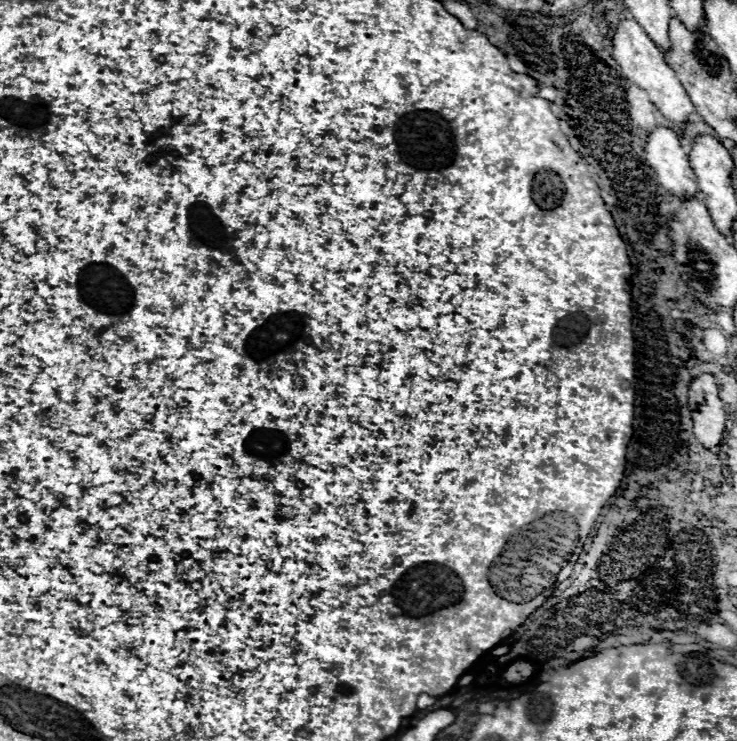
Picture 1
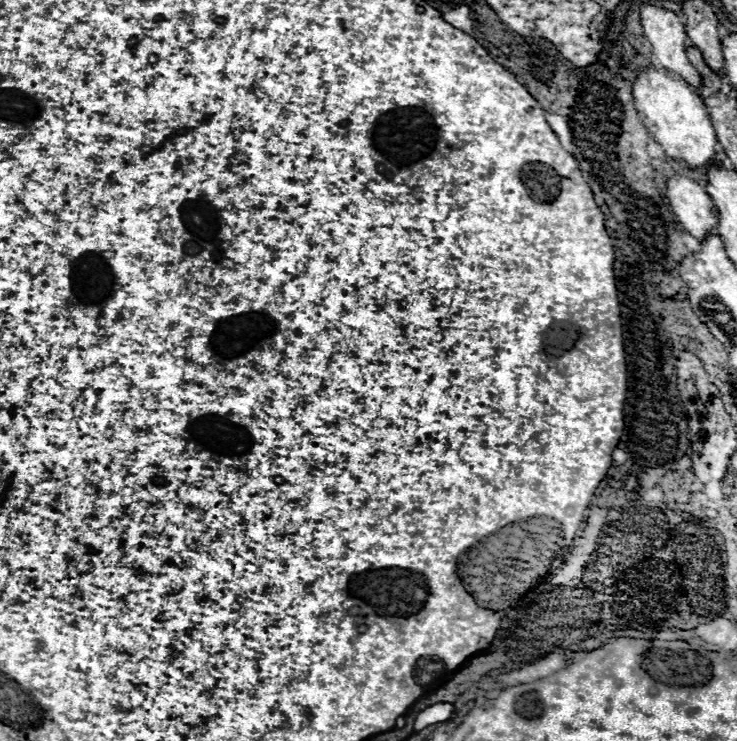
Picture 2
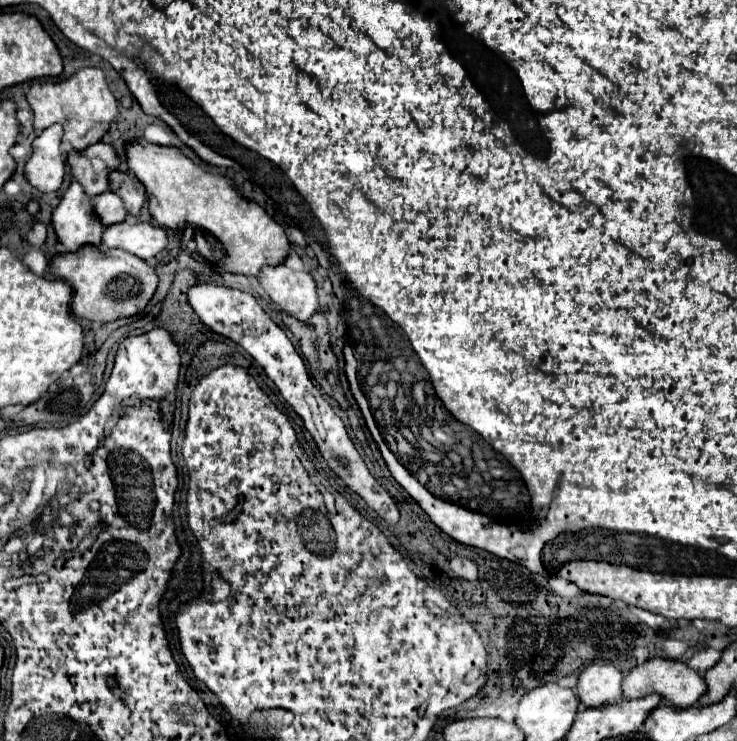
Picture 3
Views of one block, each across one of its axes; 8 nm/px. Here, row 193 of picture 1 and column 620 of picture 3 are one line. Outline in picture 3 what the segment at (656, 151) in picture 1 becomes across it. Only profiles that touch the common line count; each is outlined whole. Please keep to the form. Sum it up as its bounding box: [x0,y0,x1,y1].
[578,664,624,706]

